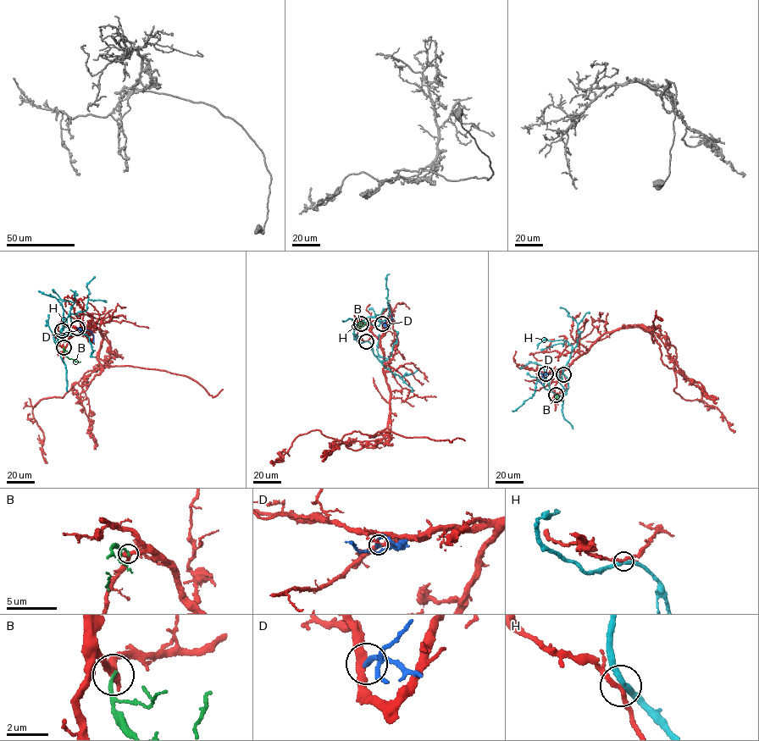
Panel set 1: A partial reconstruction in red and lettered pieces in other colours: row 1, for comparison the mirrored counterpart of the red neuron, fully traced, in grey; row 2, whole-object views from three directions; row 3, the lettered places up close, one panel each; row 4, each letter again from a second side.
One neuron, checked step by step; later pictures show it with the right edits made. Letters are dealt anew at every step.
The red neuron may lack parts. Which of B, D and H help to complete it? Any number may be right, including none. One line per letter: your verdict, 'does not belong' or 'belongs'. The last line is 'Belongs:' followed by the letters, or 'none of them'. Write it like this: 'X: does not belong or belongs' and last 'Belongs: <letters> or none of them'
B: does not belong
D: does not belong
H: does not belong
Belongs: none of them

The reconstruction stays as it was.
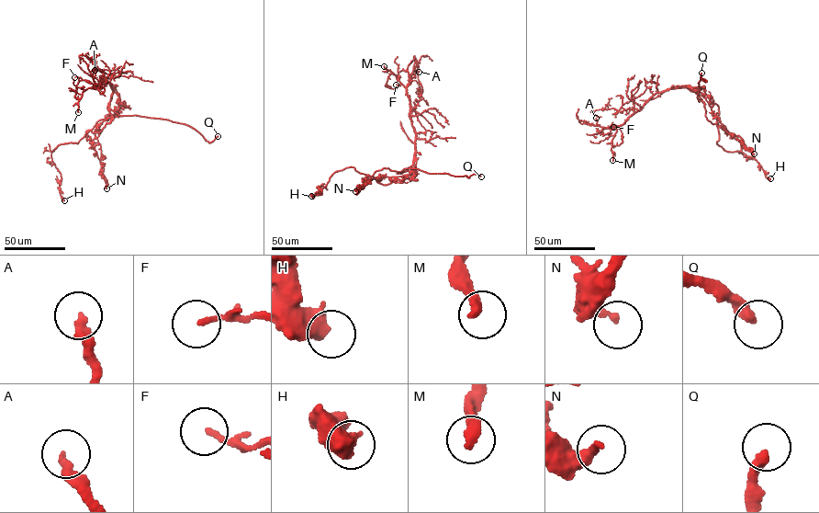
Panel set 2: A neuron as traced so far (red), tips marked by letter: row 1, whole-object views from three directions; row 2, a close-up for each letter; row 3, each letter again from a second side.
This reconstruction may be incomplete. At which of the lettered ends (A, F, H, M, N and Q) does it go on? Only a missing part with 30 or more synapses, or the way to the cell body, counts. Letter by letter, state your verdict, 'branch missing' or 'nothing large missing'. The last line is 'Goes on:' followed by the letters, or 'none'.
A: nothing large missing
F: nothing large missing
H: nothing large missing
M: branch missing
N: nothing large missing
Q: branch missing
Goes on: M, Q

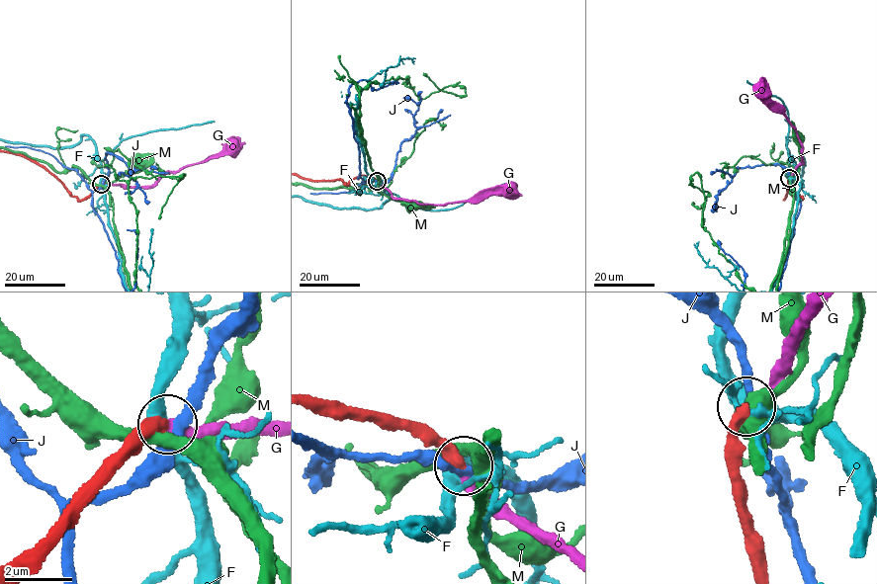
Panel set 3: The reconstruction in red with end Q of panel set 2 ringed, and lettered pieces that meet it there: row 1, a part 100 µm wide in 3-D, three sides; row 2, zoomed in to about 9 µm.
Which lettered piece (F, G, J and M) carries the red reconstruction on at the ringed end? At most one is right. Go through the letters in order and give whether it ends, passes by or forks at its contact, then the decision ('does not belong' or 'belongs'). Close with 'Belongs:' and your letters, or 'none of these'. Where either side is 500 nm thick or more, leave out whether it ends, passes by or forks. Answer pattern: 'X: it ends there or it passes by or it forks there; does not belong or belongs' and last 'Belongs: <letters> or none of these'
F: it passes by; does not belong
G: it ends there; belongs
J: it passes by; does not belong
M: it passes by; does not belong
Belongs: G

